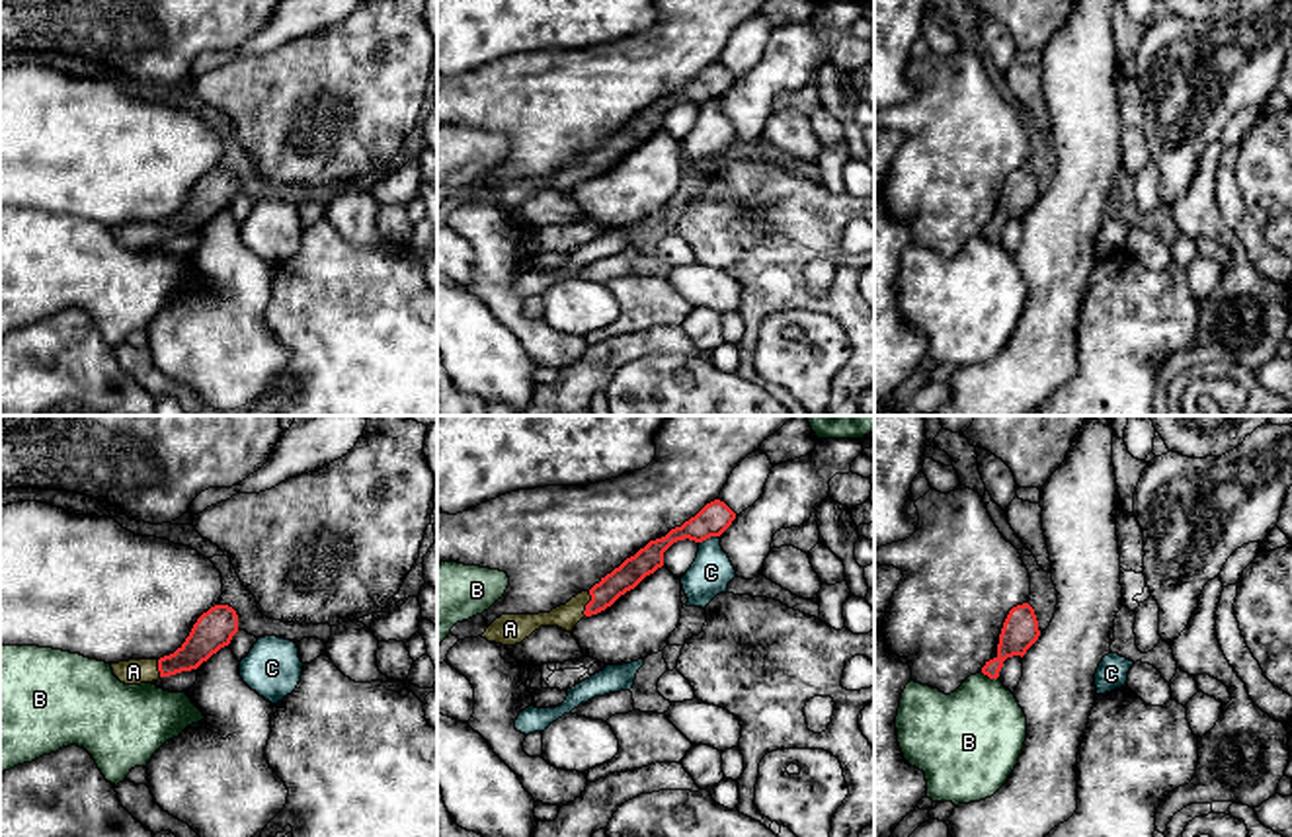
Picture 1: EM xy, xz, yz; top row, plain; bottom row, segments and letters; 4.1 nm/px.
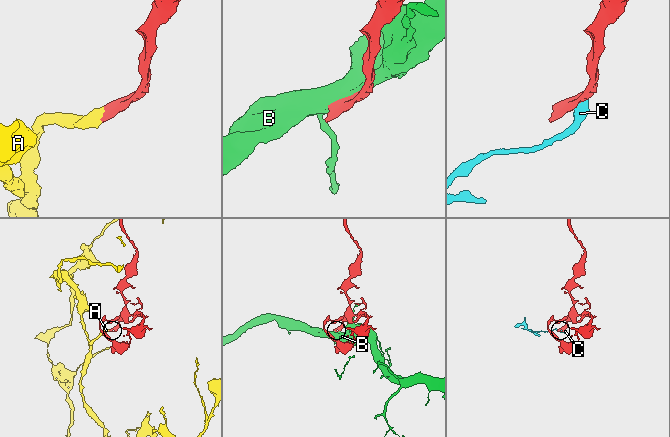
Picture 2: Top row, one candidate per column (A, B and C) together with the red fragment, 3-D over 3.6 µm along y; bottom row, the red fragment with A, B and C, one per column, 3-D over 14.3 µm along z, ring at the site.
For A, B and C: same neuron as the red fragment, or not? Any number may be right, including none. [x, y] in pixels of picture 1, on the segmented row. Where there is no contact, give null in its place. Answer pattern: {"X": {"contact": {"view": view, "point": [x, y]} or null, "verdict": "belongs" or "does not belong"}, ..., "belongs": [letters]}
{"A": {"contact": {"view": "xz", "point": [588, 603]}, "verdict": "belongs"}, "B": {"contact": {"view": "yz", "point": [988, 676]}, "verdict": "does not belong"}, "C": {"contact": {"view": "xz", "point": [707, 537]}, "verdict": "does not belong"}, "belongs": ["A"]}

